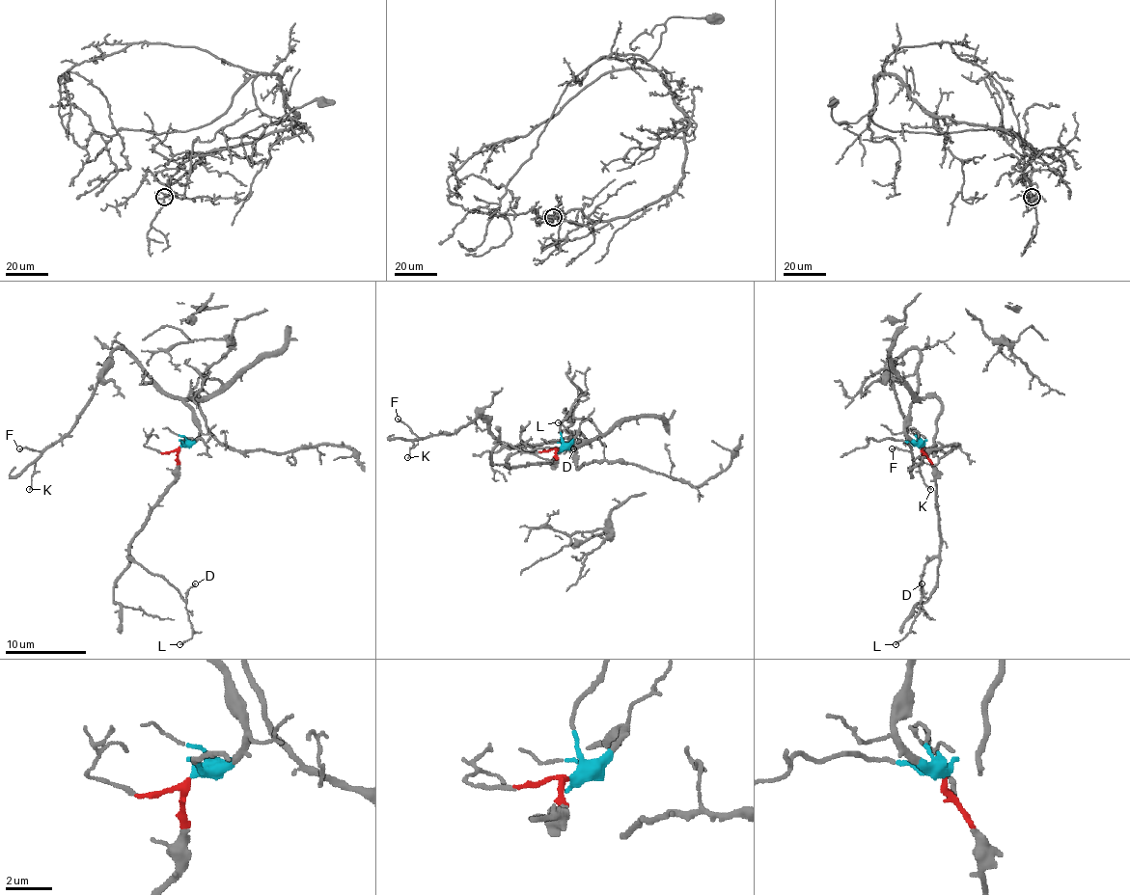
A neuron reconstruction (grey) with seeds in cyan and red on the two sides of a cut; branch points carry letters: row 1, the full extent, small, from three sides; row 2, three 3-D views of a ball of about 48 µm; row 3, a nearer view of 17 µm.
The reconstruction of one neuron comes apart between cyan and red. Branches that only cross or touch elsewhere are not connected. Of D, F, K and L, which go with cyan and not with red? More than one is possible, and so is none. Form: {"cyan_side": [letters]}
{"cyan_side": ["F", "K"]}

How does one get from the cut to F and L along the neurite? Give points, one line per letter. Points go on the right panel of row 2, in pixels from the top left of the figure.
F: (923, 447), (906, 433), (906, 420), (918, 388), (918, 349), (908, 349), (890, 369), (910, 451), (892, 449)
L: (923, 447), (934, 481), (940, 541), (936, 555), (924, 565), (920, 604), (910, 632), (895, 644)

